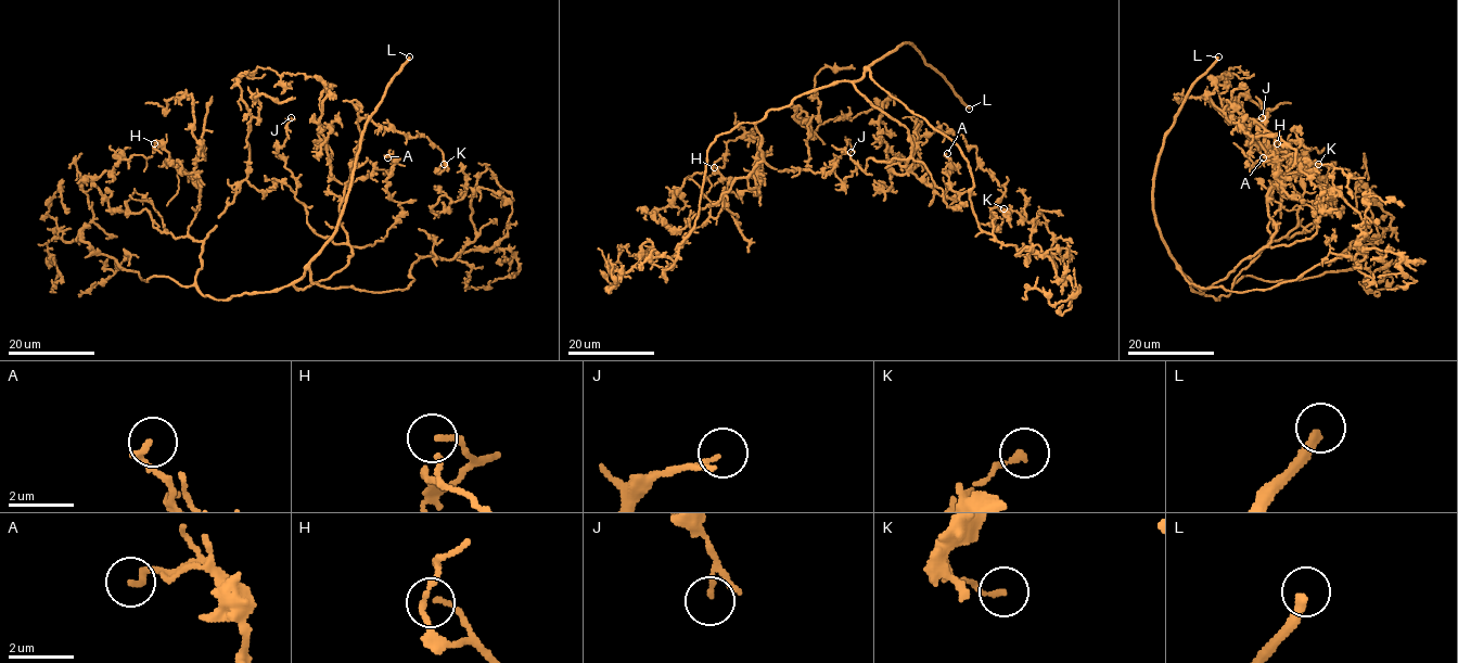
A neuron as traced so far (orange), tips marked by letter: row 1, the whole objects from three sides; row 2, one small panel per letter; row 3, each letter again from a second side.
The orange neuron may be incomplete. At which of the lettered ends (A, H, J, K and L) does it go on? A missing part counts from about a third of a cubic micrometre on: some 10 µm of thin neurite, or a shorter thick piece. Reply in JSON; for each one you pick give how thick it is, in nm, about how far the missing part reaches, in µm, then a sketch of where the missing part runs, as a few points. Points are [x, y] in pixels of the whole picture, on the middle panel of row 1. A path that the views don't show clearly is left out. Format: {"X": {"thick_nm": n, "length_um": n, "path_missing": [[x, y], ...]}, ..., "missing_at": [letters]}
{"L": {"thick_nm": 280, "length_um": 70}, "missing_at": ["L"]}

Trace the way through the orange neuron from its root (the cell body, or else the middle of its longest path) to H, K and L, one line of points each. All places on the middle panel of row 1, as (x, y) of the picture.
H: (906, 127), (852, 83), (839, 81), (755, 123), (762, 160), (747, 186), (759, 194), (734, 194), (714, 167)
K: (906, 127), (911, 154), (900, 165), (920, 164), (923, 135), (961, 134), (1004, 186), (1004, 208)
L: (906, 127), (875, 109), (854, 85), (874, 62), (903, 43), (913, 46), (924, 62), (969, 109)

